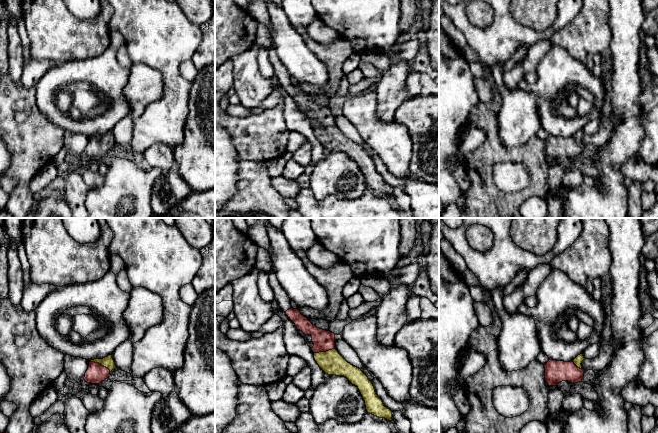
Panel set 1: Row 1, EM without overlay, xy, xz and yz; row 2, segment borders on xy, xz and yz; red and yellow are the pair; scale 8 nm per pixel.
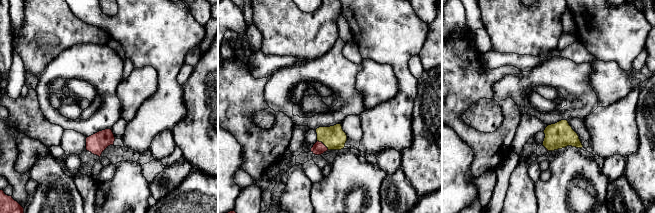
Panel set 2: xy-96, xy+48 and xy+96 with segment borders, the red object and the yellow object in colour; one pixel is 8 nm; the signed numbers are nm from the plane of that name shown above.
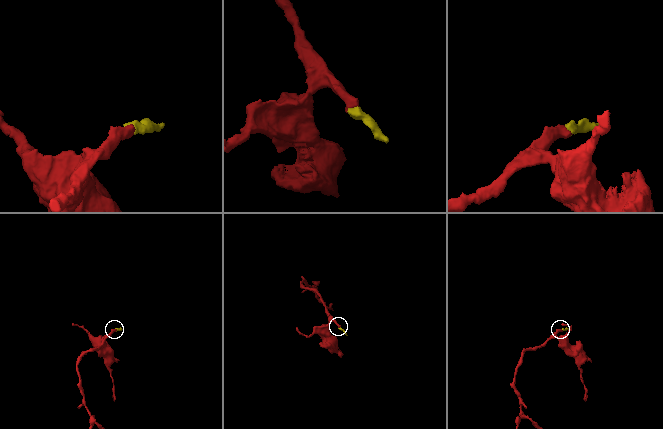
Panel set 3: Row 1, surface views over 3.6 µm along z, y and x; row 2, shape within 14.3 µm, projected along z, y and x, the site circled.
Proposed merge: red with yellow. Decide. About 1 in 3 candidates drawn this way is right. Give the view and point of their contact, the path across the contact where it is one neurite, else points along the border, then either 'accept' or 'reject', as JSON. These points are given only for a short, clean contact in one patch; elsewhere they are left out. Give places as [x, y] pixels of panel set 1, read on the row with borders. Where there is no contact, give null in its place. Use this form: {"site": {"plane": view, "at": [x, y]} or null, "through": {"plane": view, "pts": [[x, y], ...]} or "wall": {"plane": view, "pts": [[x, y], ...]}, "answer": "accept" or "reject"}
{"site": {"plane": "xy", "at": [100, 364]}, "through": {"plane": "xy", "pts": [[96, 373], [100, 364], [108, 362]]}, "answer": "accept"}

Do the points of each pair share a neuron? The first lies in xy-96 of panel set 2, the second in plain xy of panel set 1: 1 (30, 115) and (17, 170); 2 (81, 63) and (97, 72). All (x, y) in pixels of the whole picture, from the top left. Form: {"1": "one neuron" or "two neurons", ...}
{"1": "one neuron", "2": "one neuron"}

